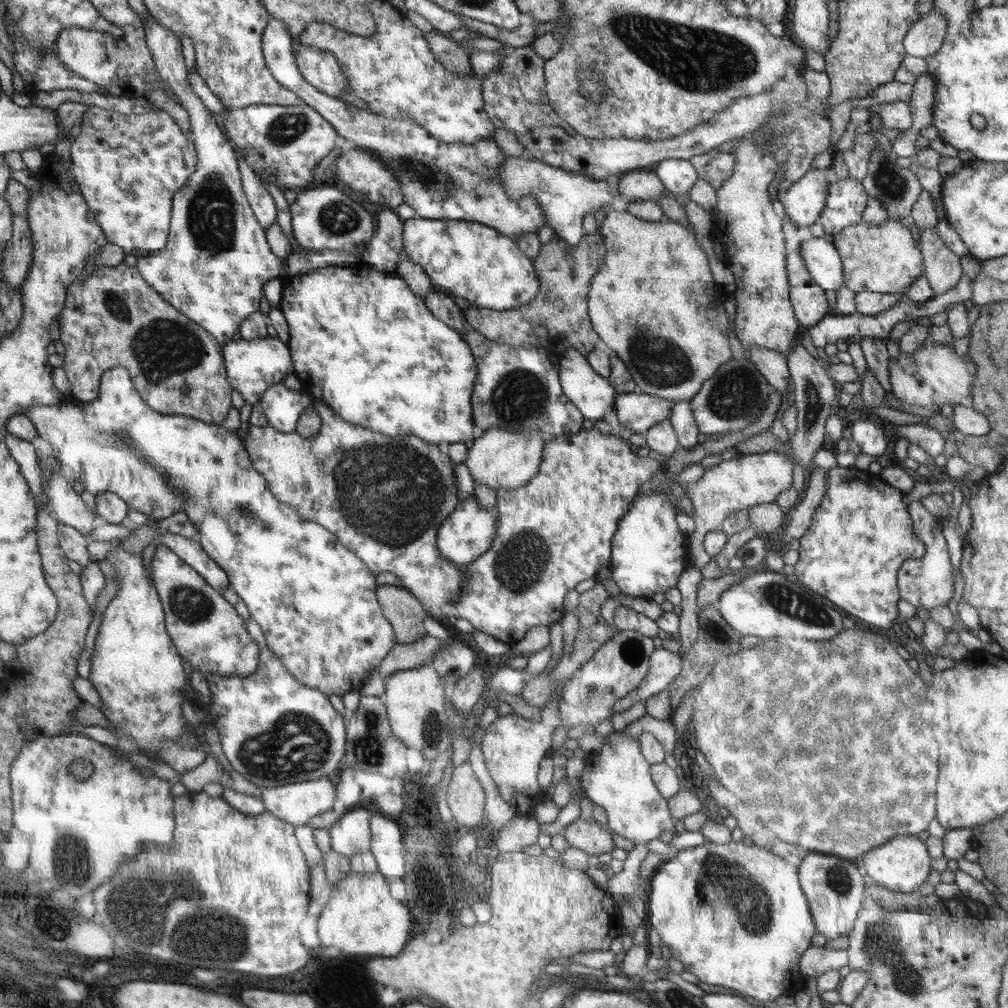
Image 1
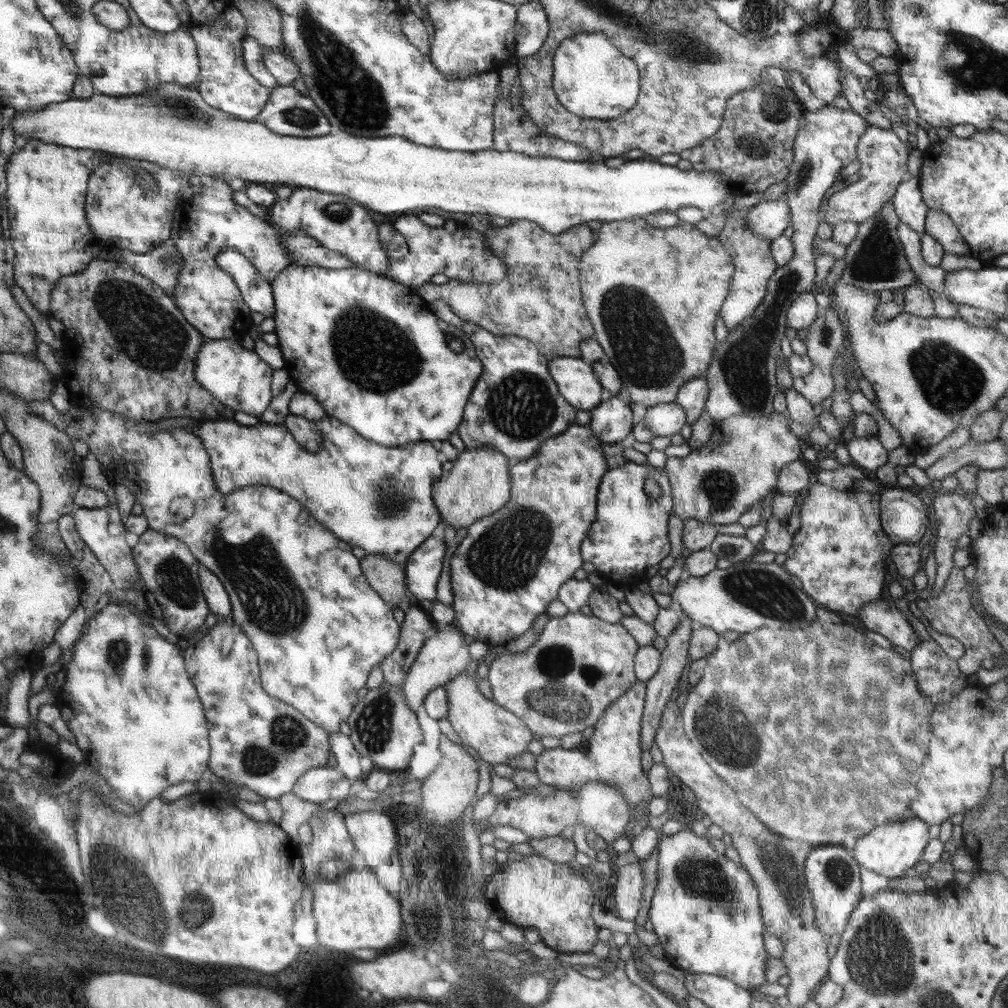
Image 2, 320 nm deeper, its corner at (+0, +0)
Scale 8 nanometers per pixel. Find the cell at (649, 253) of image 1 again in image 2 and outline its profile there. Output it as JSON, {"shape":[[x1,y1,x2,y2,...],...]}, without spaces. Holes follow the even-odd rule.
{"shape":[[643,218,632,220,603,222,598,230,598,239,592,245,592,250,584,255,584,294,583,302,588,302,587,315,596,322,596,339,609,356,609,363,620,373,623,392,635,403,642,404,646,408,660,403,674,402,680,385,691,381,693,378,706,378,709,364,718,342,714,335,714,322,726,300,730,289,732,275,734,275,734,263,731,254,724,248,718,237,711,237,698,230,695,225,680,221,672,228,656,228,650,226]]}

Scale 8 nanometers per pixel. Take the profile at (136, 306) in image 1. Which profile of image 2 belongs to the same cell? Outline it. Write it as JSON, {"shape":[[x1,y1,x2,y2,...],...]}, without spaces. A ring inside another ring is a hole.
{"shape":[[120,258,112,260,92,259,84,265,82,272,60,278,60,280,56,282,54,290,51,292,50,317,60,320,64,325,64,330,61,334,61,338,65,343,61,348,63,357,65,358,62,376,64,377,63,382,66,383,69,388,73,405,95,406,102,410,110,410,112,413,122,415,126,417,126,419,132,419,134,421,154,422,177,417,188,417,200,421,234,421,235,411,224,406,223,402,214,398,208,390,204,390,204,387,200,386,200,383,195,379,195,358,196,353,199,352,199,348,204,342,203,334,187,321,182,311,175,301,167,295,166,291,162,290,162,288,152,282,152,280,139,274,138,271,132,270,132,267,126,261,122,261]]}

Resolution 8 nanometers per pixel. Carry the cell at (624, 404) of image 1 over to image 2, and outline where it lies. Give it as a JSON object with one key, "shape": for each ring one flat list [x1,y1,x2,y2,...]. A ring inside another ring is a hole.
{"shape":[[617,395,603,400,594,410,590,410,591,431,602,442,618,443,633,429,634,412,627,402]]}

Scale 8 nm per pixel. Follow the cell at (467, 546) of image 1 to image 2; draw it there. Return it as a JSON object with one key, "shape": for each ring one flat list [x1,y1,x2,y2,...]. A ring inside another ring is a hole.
{"shape":[[428,537,405,562,407,589,416,598,425,601,436,600,436,583,442,572,442,561,446,543,435,537]]}

